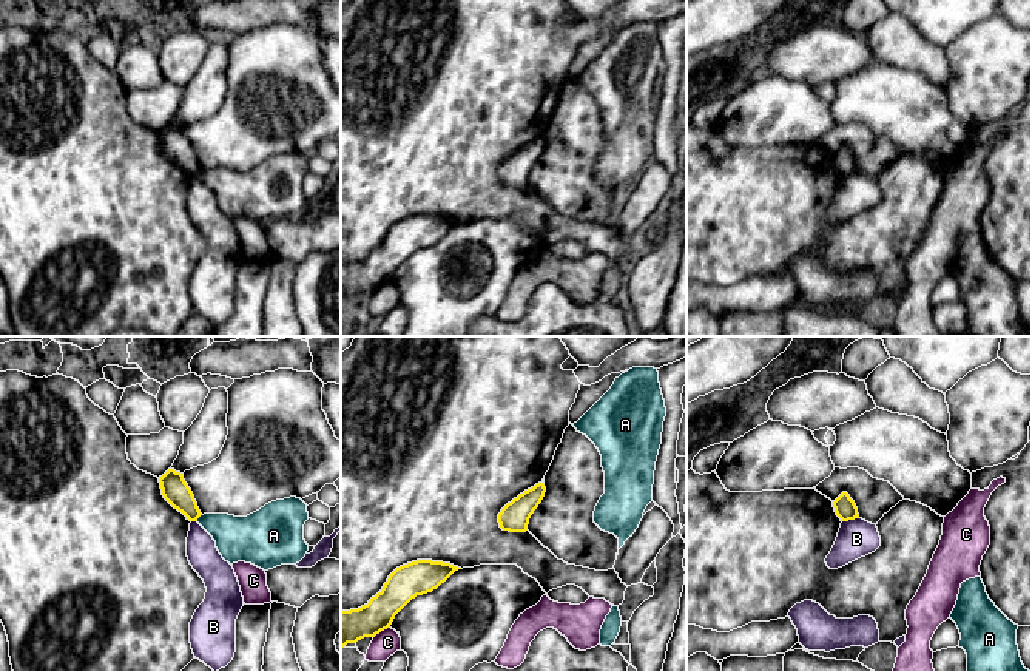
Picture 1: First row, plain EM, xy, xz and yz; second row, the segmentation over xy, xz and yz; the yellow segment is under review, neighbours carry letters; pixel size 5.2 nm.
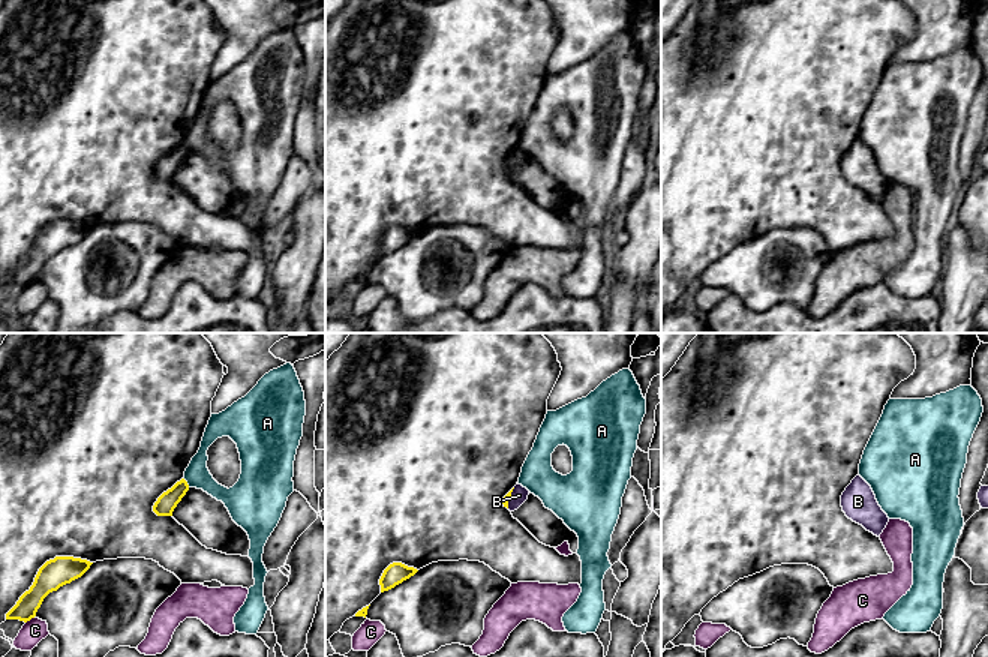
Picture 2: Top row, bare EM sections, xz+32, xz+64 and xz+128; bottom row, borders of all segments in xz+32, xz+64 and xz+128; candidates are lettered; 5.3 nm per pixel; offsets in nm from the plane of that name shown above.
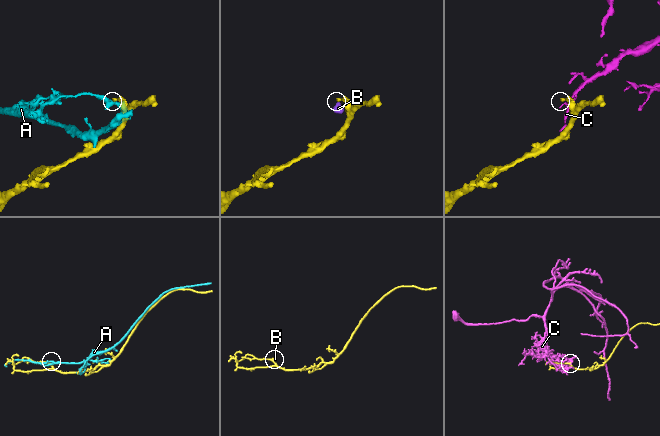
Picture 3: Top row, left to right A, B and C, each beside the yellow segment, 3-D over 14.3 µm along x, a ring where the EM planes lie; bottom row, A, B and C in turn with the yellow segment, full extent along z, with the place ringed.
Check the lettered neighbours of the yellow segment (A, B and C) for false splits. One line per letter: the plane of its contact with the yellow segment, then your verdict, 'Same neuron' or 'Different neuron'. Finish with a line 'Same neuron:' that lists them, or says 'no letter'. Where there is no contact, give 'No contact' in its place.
A: Touches yellow in xy. Different neuron
B: Touches yellow in yz. Different neuron
C: Touches yellow in xz. Different neuron
Same neuron: no letter

